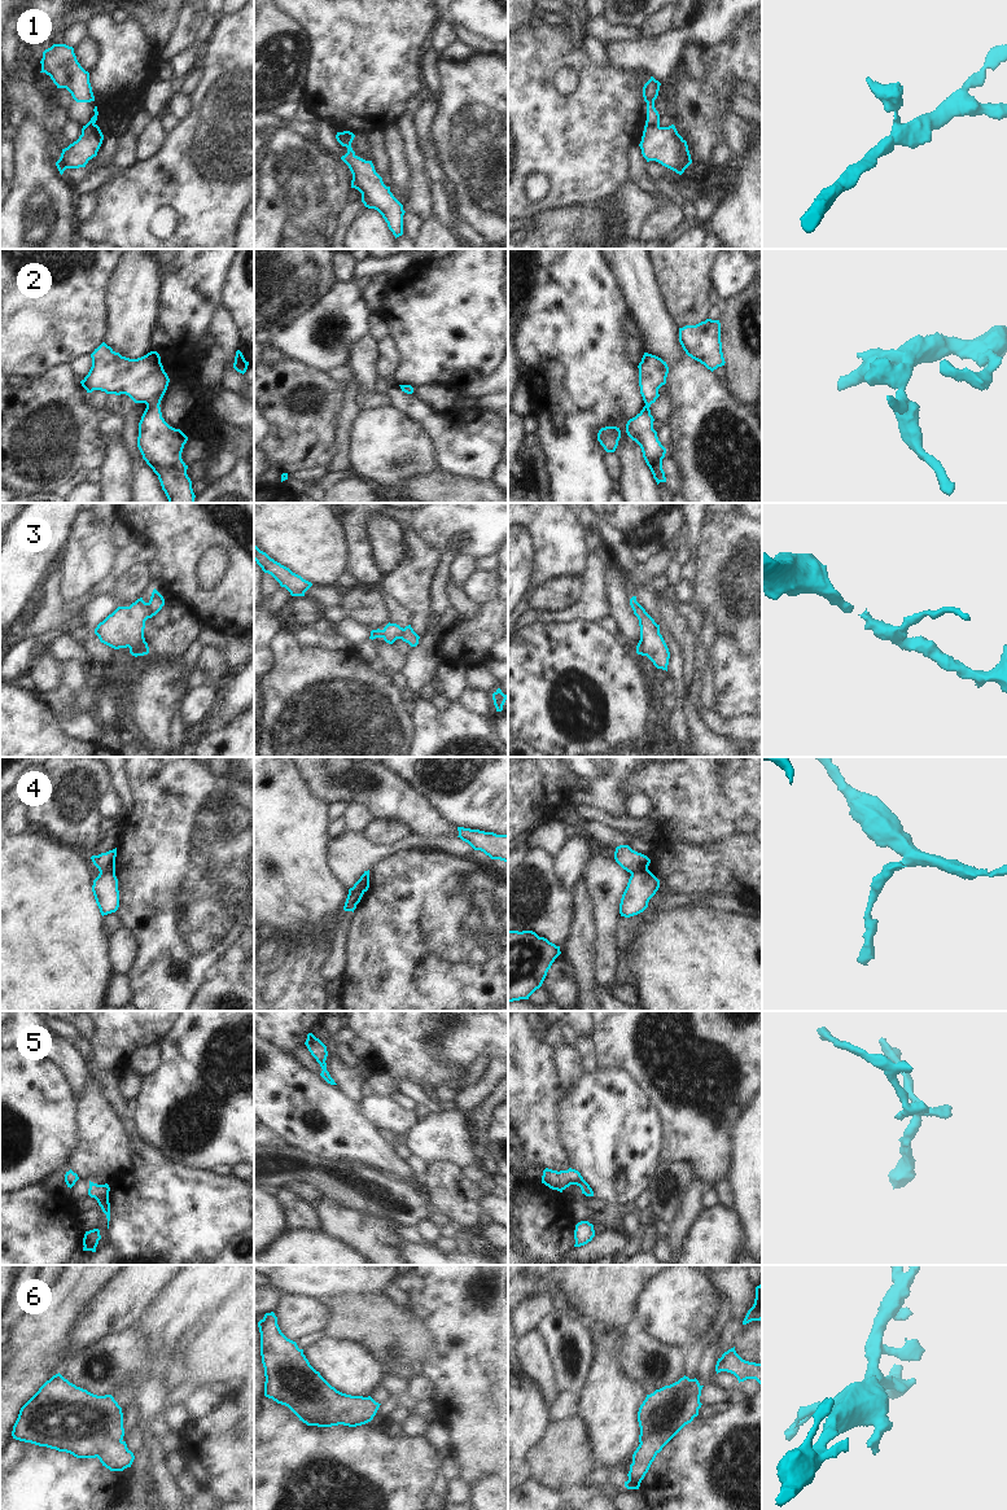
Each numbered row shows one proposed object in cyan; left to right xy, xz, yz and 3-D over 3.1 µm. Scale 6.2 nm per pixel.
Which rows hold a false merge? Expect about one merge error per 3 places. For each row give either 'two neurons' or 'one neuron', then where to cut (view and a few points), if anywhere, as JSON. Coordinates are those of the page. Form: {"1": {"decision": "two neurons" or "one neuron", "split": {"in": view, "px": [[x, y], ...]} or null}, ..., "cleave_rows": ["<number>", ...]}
{"1": {"decision": "two neurons", "split": {"in": "xz", "px": [[337, 132], [341, 132], [347, 139], [346, 145]]}}, "2": {"decision": "one neuron", "split": null}, "3": {"decision": "two neurons", "split": {"in": "xy", "px": [[147, 603], [147, 609], [152, 616]]}}, "4": {"decision": "two neurons", "split": {"in": "yz", "px": [[647, 867], [631, 874]]}}, "5": {"decision": "one neuron", "split": null}, "6": {"decision": "one neuron", "split": null}, "cleave_rows": ["1", "3", "4"]}

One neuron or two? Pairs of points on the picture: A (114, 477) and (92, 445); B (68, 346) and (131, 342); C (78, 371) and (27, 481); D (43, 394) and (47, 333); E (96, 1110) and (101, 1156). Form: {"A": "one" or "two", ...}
{"A": "two", "B": "two", "C": "two", "D": "two", "E": "one"}

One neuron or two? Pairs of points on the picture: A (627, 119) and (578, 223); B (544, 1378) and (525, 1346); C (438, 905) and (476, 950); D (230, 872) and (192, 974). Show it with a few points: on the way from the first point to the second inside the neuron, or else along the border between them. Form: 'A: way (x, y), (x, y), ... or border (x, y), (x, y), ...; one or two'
A: border (601, 204), (581, 208); two
B: way (541, 1370), (533, 1353); one
C: way (450, 917), (467, 939); one
D: way (230, 897), (230, 914), (195, 949); one

